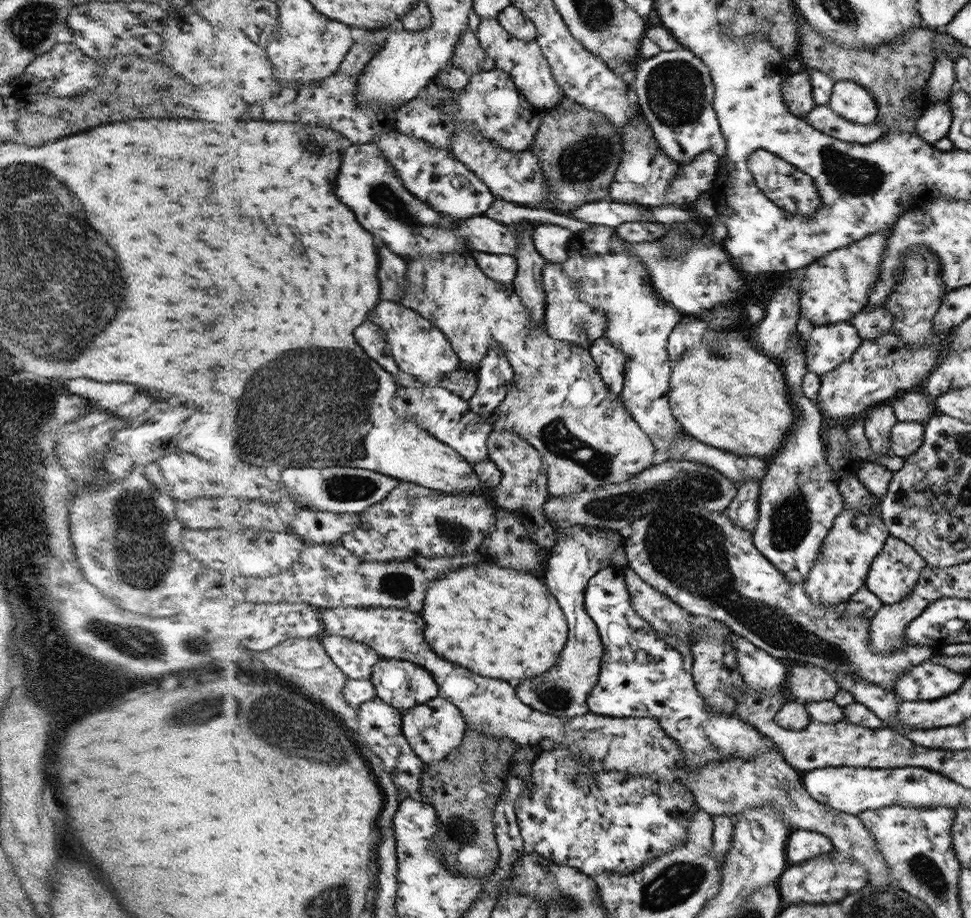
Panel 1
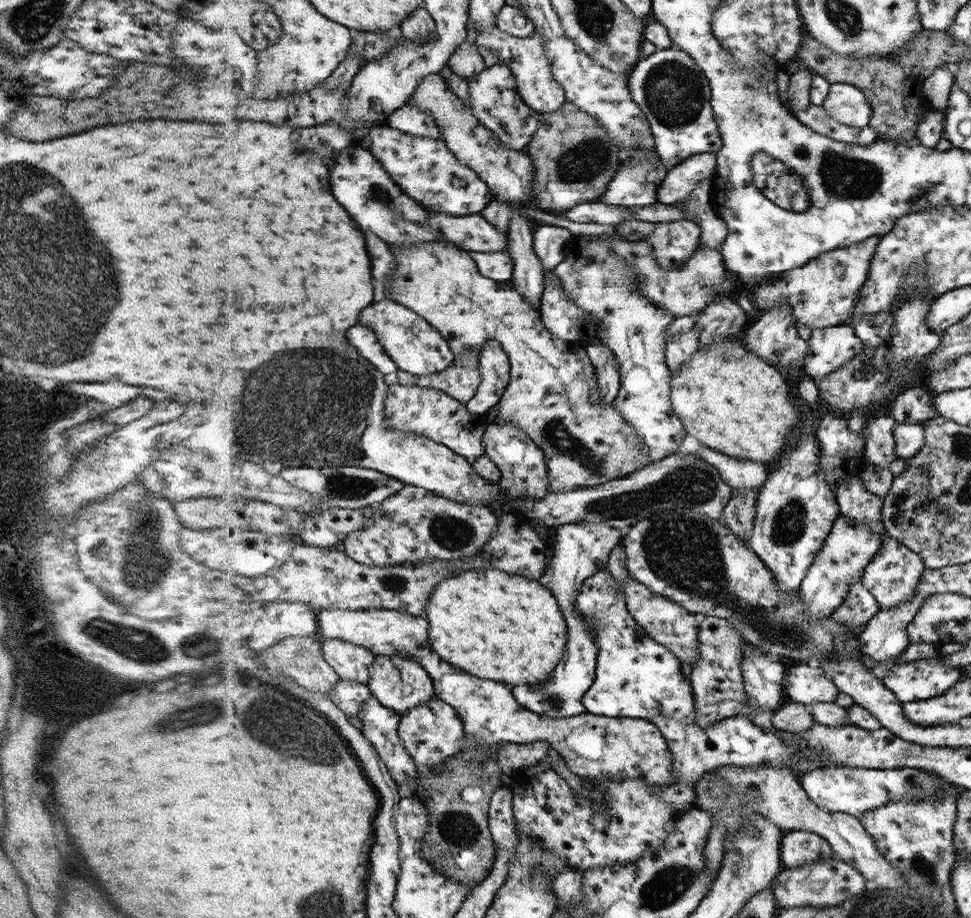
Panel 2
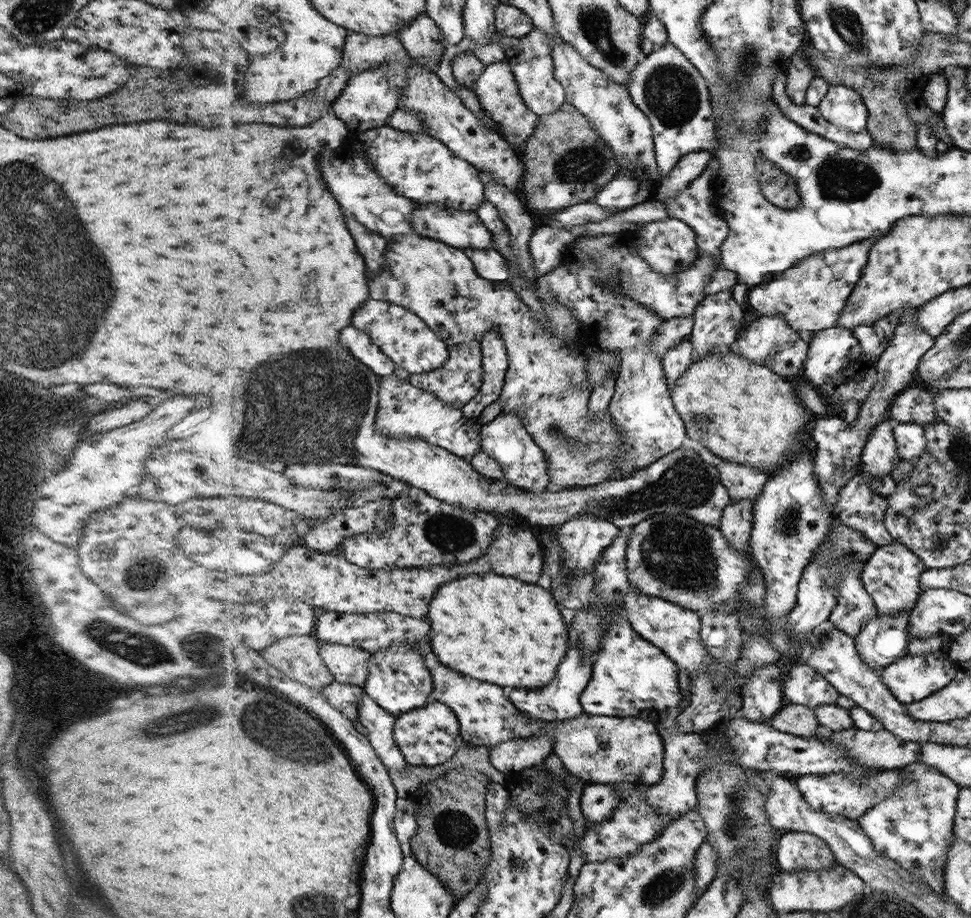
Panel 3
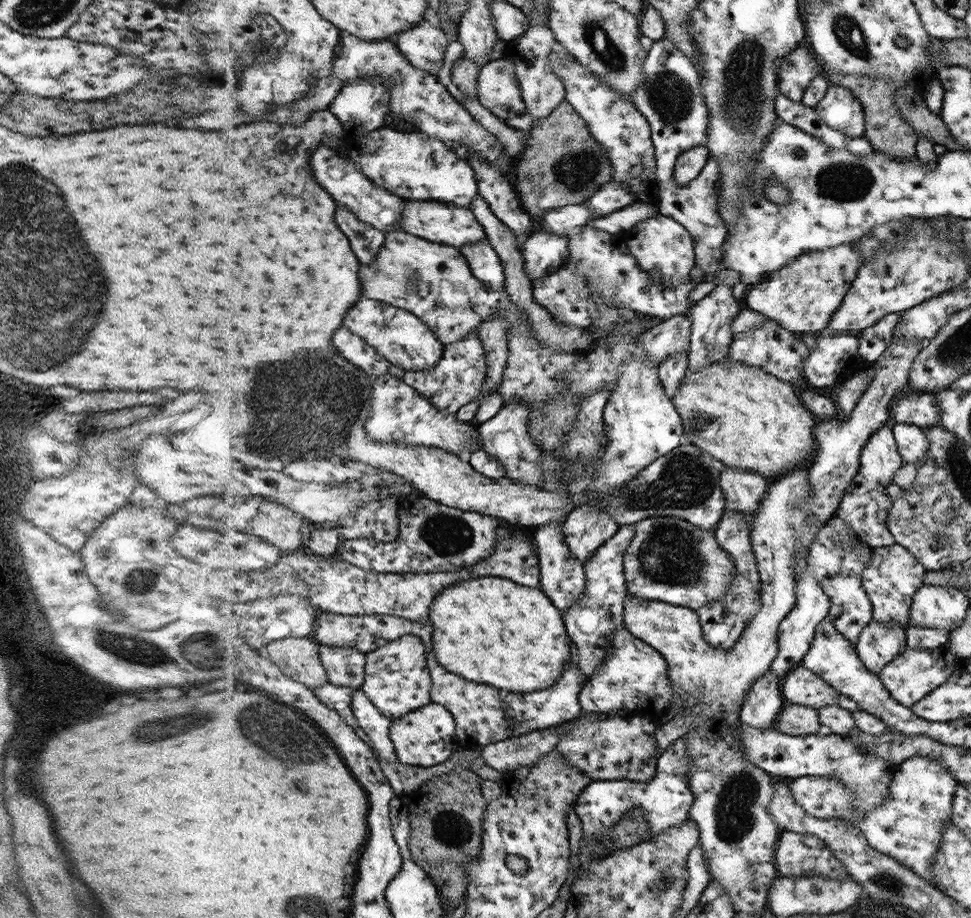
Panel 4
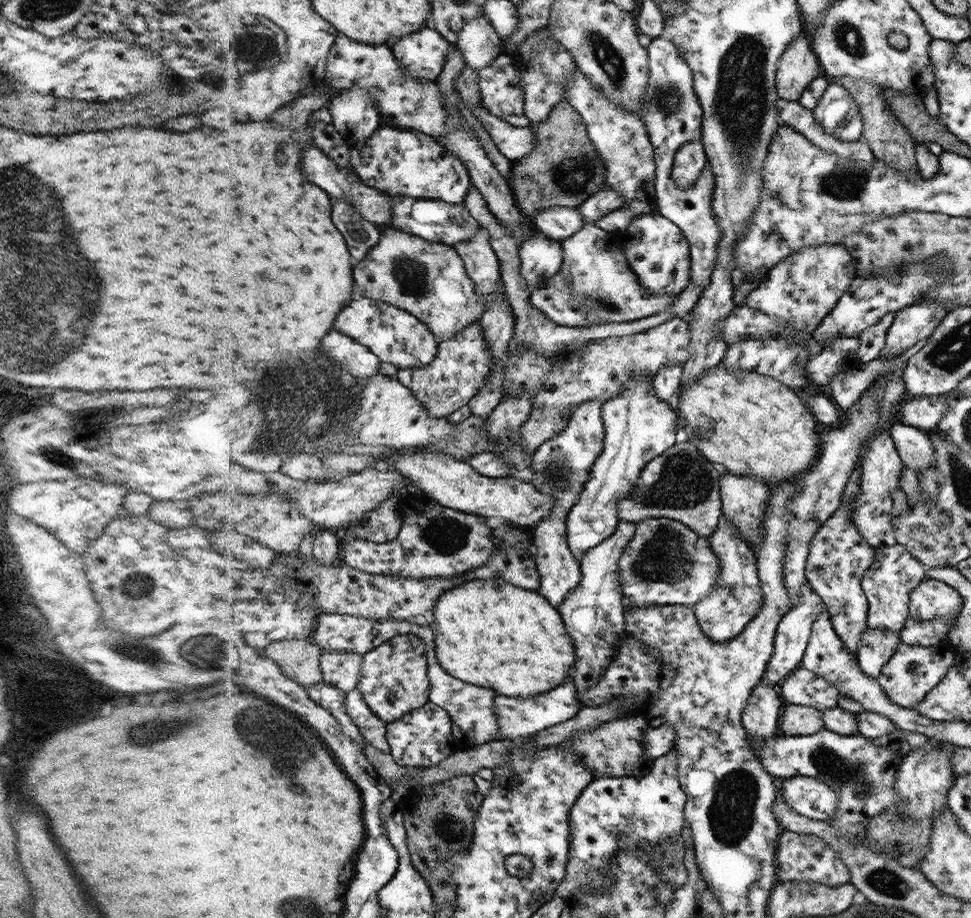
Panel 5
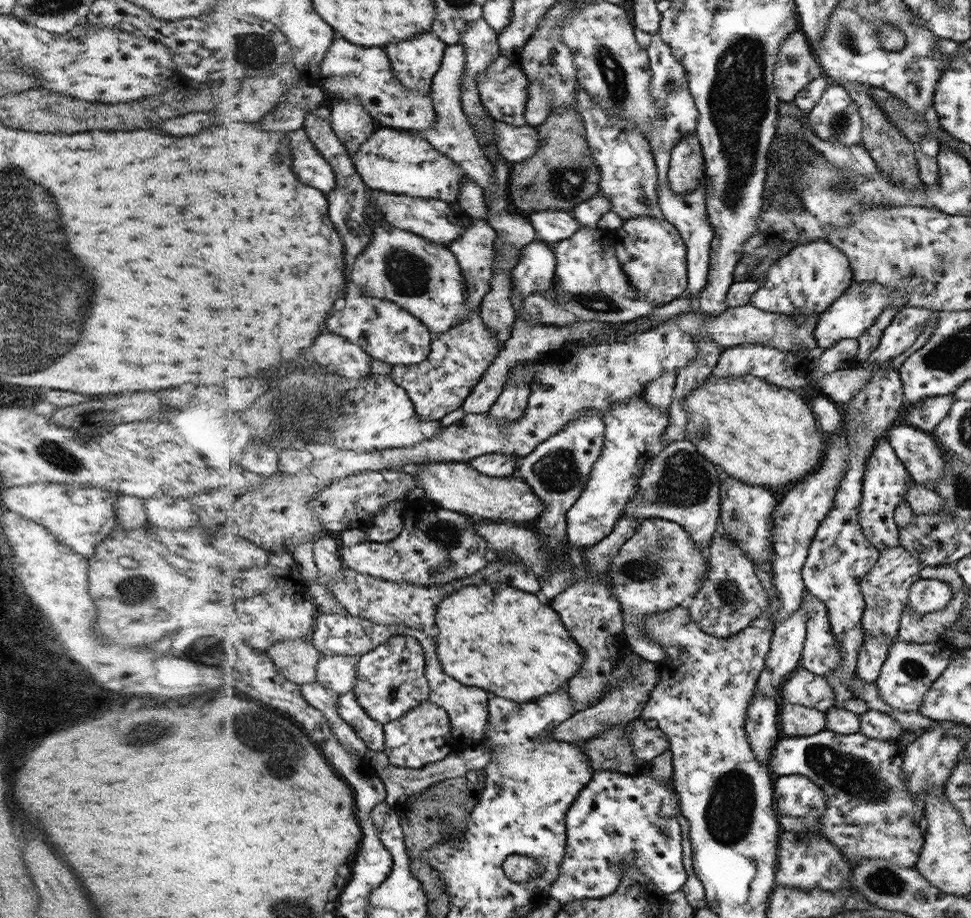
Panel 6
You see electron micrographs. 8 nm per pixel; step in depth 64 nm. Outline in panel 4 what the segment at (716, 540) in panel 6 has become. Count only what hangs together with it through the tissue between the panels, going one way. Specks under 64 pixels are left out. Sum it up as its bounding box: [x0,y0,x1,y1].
[696,510,761,650]

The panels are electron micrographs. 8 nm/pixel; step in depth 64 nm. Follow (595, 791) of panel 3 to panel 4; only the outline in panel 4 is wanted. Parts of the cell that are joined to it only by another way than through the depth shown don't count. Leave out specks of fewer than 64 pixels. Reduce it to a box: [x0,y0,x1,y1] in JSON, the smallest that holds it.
[574,625,695,863]

